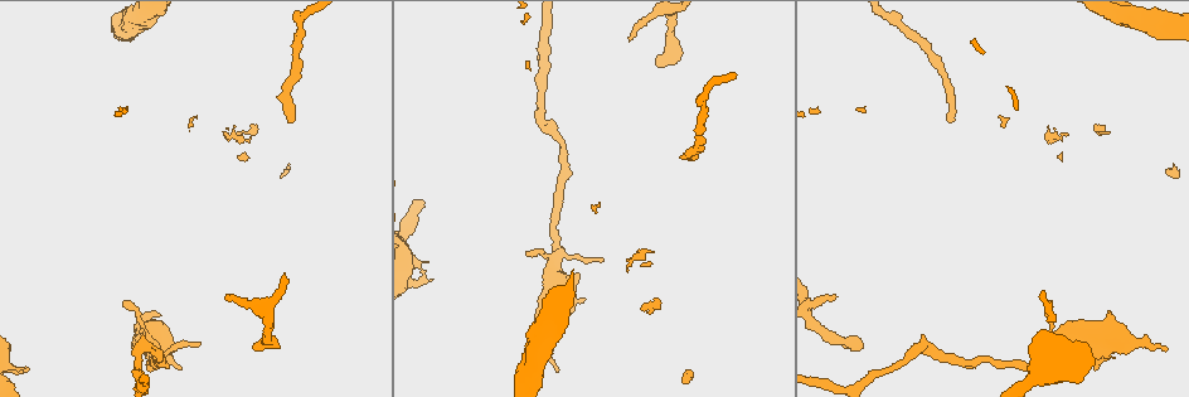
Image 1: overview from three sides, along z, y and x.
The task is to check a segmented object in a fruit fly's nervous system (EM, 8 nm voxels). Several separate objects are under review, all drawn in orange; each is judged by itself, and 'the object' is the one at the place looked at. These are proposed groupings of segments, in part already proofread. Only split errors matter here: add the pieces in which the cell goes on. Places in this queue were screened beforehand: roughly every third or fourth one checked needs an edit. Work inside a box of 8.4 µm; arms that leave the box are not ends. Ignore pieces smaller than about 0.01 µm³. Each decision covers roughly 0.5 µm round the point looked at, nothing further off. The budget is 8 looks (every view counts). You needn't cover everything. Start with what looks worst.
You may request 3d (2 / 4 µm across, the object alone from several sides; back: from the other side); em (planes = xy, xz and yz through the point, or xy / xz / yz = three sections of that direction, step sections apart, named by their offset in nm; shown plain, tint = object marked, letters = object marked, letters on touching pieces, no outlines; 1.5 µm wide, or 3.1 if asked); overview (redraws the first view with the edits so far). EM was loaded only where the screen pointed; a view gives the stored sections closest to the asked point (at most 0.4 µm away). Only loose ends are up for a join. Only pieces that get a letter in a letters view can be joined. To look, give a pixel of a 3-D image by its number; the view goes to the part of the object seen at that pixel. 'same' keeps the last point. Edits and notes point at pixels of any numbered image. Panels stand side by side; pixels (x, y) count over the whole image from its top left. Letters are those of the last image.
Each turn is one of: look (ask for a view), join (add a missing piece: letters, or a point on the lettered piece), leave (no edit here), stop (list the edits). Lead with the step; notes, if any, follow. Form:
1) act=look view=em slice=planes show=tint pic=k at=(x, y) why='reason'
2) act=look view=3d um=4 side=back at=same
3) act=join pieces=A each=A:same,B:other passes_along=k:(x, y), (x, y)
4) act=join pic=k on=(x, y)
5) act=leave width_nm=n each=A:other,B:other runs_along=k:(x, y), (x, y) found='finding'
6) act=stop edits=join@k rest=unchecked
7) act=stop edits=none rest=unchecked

act=look view=3d um=4 pic=1 at=(1165, 351) why='branch stops here'

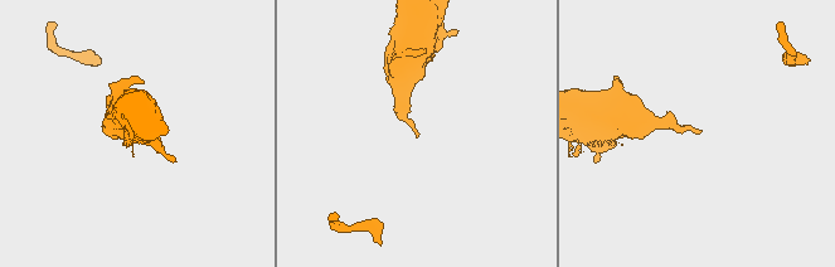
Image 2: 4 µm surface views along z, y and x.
act=look view=em slice=xz step=4 show=letters pic=2 at=(702, 131) why='shape alone is not enough'

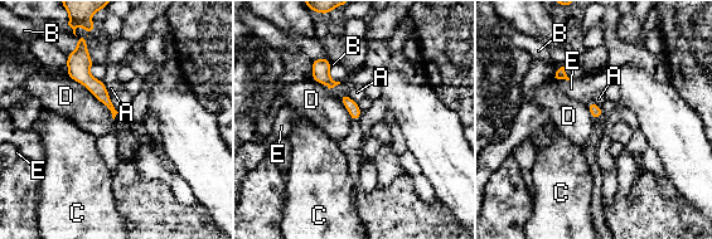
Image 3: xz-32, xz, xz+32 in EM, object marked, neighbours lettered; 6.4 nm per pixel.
act=look view=em slice=planes show=letters at=same

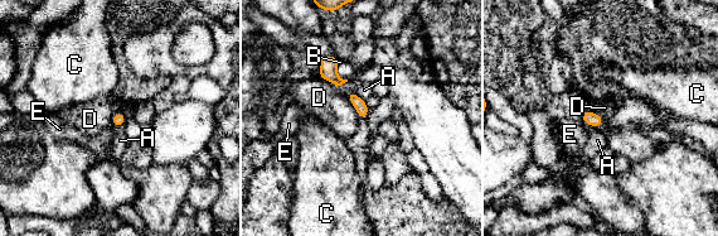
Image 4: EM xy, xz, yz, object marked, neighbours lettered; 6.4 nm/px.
act=leave each=A:other,B:other,C:other,D:other,E:other border=4:(345, 96), (360, 119) found='no lettered piece goes on from it'

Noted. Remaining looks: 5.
act=look view=em slice=xz step=4 show=tint pic=1 at=(948, 121) why='branch stops here'

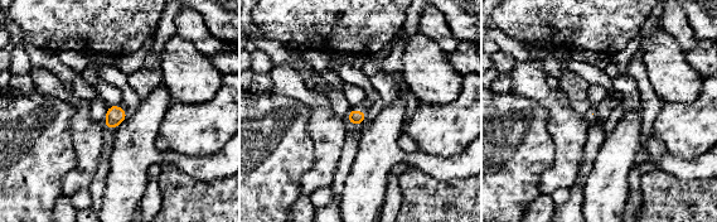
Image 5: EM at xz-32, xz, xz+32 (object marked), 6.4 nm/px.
act=look view=em slice=yz step=4 show=letters at=same why='another direction'

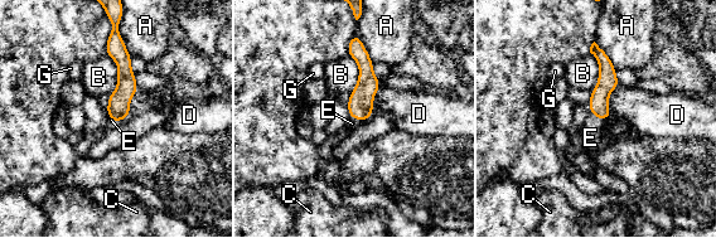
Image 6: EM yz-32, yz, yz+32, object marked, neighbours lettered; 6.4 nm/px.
act=join pieces=E each=A:other,B:other,C:other,D:other,E:same,G:other passes_along=6:(599, 102), (598, 118), (590, 137) found='the cell continues'

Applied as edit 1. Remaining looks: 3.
act=stop edits=join@6 rest=unchecked

